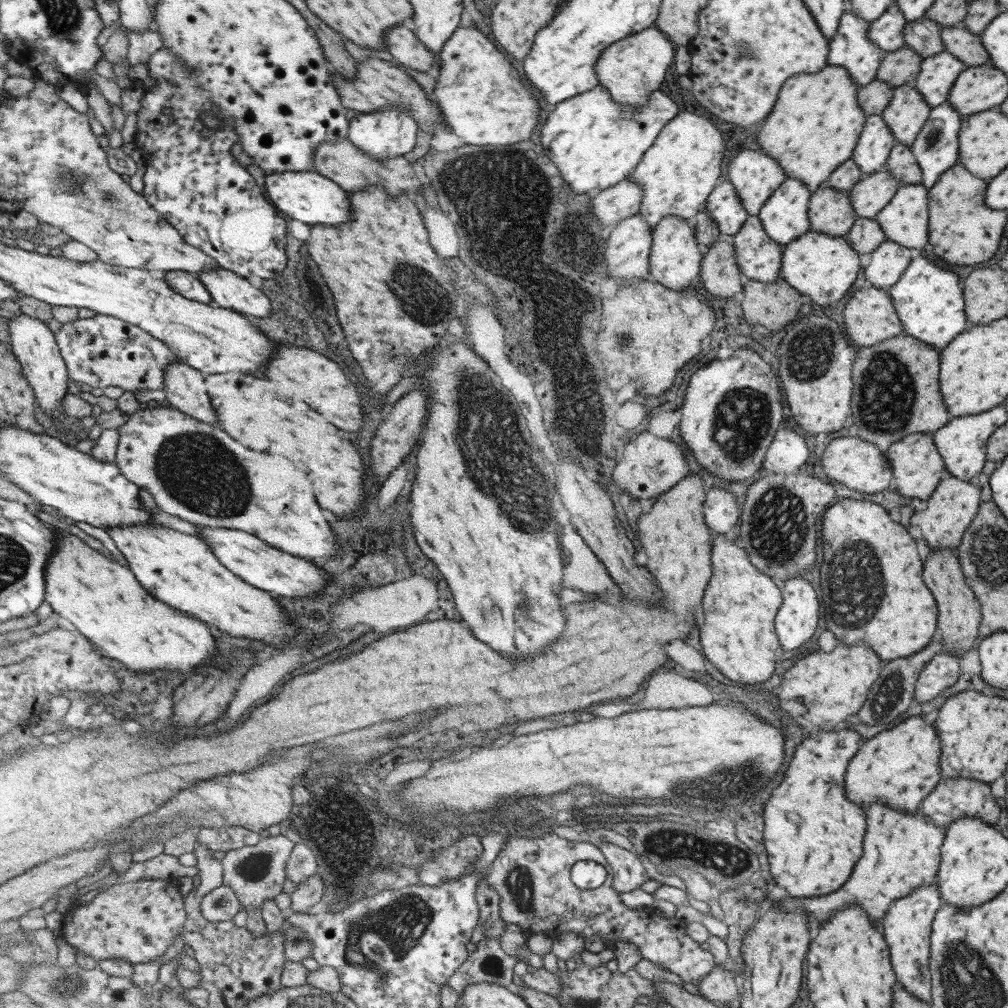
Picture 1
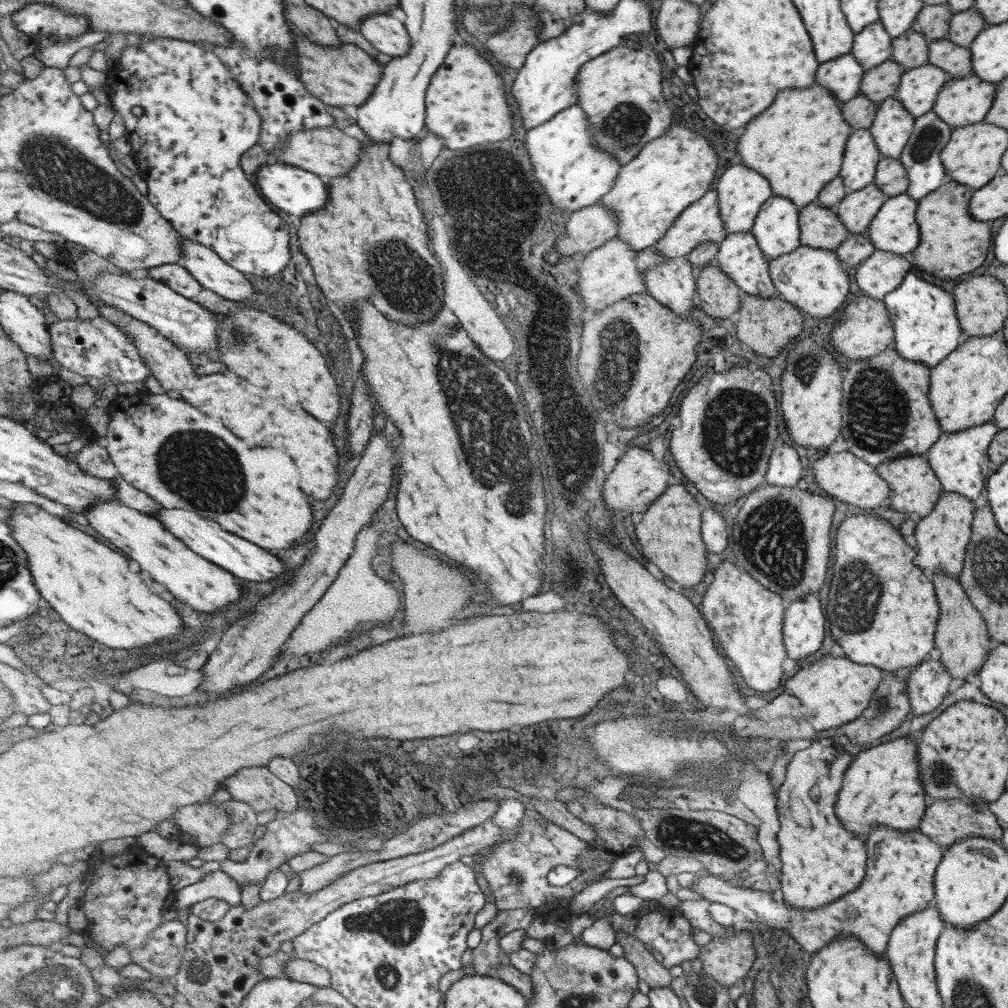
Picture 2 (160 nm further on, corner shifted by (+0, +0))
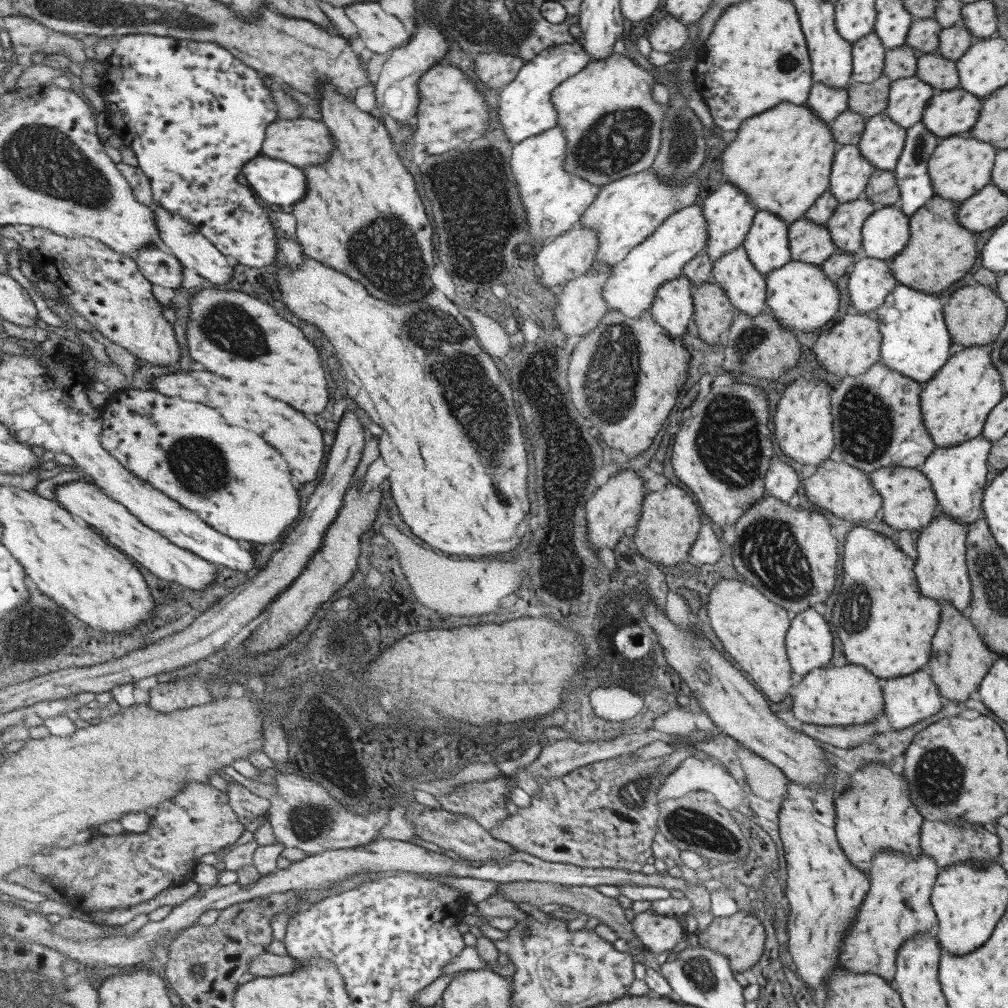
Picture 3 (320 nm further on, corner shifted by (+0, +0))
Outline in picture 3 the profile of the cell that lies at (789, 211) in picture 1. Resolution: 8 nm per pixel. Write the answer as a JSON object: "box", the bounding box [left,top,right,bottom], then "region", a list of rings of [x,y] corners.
{"box":[741,210,790,277],"region":[[[759,210],[754,215],[745,242],[741,245],[764,277],[790,260],[787,231],[788,225],[784,220],[766,210]]]}

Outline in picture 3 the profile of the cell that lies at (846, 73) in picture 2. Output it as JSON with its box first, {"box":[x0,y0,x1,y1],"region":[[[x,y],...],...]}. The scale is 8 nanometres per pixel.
{"box":[806,81,850,124],"region":[[[848,81],[845,89],[833,89],[833,87],[827,87],[827,84],[820,82],[812,83],[806,100],[806,107],[810,108],[823,123],[829,124],[836,116],[846,110],[847,89],[850,82]]]}

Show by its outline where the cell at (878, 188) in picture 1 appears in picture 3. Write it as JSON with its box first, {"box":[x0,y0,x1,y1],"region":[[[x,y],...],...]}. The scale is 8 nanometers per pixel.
{"box":[824,196,877,255],"region":[[[863,196],[835,207],[824,227],[835,245],[836,252],[860,255],[863,221],[876,209],[877,207]]]}

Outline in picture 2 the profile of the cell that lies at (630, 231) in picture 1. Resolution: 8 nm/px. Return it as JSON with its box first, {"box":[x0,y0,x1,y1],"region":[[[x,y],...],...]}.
{"box":[575,236,647,314],"region":[[[617,236],[601,248],[596,248],[582,257],[578,264],[579,278],[575,291],[587,308],[591,308],[595,314],[601,313],[603,309],[626,300],[628,296],[647,292],[646,281],[636,263],[639,253],[639,250],[635,250]]]}

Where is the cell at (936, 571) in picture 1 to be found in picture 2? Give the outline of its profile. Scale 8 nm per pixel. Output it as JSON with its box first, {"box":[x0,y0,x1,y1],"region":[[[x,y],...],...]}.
{"box":[932,573,997,680],"region":[[[941,573],[933,575],[932,584],[937,596],[937,604],[939,604],[939,620],[934,630],[934,648],[939,651],[938,661],[951,679],[966,680],[967,674],[976,674],[980,670],[986,661],[987,654],[991,651],[991,644],[997,643],[985,634],[985,624],[981,615],[969,604],[958,581]]]}

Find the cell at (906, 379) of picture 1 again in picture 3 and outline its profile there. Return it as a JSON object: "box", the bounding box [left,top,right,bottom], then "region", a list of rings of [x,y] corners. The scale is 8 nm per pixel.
{"box":[830,361,933,472],"region":[[[880,361],[863,374],[845,376],[831,392],[830,413],[833,431],[833,448],[842,456],[843,462],[862,470],[873,472],[885,467],[917,468],[931,454],[933,444],[922,423],[919,408],[919,393],[922,385],[898,372],[887,368]]]}

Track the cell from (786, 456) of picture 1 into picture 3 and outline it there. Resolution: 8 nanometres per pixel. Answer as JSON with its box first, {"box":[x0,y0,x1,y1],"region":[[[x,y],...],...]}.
{"box":[765,456,798,503],"region":[[[773,456],[770,460],[765,476],[765,493],[778,498],[781,503],[795,494],[798,487],[798,478],[795,470]]]}

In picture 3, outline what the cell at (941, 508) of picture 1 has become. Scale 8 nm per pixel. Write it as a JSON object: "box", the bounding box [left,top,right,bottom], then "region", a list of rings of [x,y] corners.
{"box":[912,513,972,613],"region":[[[945,513],[937,515],[927,527],[920,530],[919,536],[917,536],[915,544],[917,557],[912,570],[923,596],[932,598],[940,604],[943,600],[947,600],[959,612],[963,612],[967,608],[968,613],[972,596],[964,559],[966,536],[967,526],[955,523]]]}

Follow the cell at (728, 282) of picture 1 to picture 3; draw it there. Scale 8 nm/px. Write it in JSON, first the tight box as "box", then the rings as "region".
{"box":[695,280,737,344],"region":[[[712,280],[697,286],[695,293],[695,326],[707,344],[719,341],[719,334],[728,330],[737,309],[731,307],[723,288]]]}

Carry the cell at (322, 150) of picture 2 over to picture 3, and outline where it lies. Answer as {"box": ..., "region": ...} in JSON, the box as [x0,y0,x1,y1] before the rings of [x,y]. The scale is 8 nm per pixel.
{"box":[262,117,335,169],"region":[[[306,117],[295,120],[275,119],[270,124],[262,148],[262,154],[275,160],[287,162],[301,169],[319,166],[319,164],[327,164],[327,160],[330,159],[330,154],[333,151],[335,151],[334,136],[332,136],[327,125],[322,120],[318,121]]]}

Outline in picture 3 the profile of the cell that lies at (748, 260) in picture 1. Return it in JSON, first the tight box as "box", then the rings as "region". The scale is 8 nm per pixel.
{"box":[710,244,766,316],"region":[[[741,244],[712,261],[710,274],[737,312],[755,316],[766,310],[766,279],[751,263]]]}

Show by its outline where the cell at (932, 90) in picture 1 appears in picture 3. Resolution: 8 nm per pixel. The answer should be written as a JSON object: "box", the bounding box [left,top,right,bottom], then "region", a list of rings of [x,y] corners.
{"box":[884,76,937,128],"region":[[[911,76],[889,83],[889,94],[884,112],[901,128],[920,122],[923,109],[931,96],[937,94],[929,84]]]}

